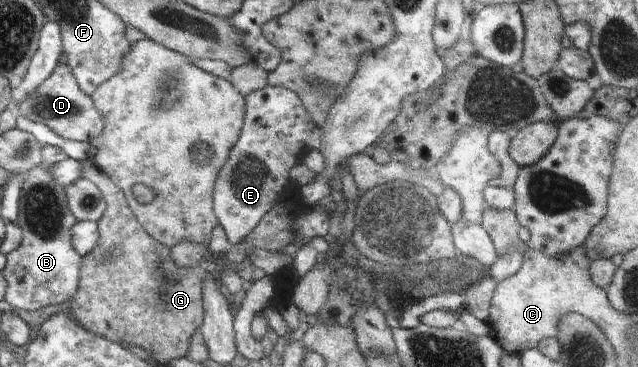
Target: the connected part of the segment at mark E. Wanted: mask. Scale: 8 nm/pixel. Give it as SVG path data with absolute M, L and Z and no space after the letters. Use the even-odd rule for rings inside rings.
M267 84L250 92L244 99L245 116L239 138L218 172L212 194L215 216L233 247L259 224L270 208L273 208L273 204L290 182L291 169L301 160L303 153L324 144L321 128L314 123L309 111L293 91Z

